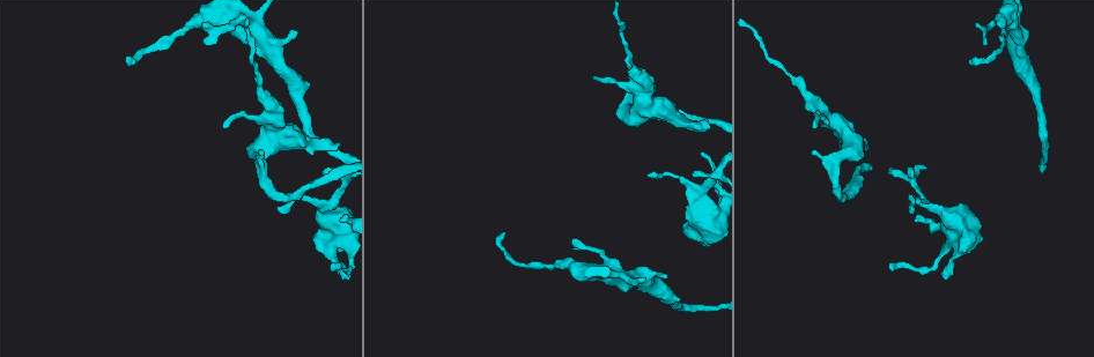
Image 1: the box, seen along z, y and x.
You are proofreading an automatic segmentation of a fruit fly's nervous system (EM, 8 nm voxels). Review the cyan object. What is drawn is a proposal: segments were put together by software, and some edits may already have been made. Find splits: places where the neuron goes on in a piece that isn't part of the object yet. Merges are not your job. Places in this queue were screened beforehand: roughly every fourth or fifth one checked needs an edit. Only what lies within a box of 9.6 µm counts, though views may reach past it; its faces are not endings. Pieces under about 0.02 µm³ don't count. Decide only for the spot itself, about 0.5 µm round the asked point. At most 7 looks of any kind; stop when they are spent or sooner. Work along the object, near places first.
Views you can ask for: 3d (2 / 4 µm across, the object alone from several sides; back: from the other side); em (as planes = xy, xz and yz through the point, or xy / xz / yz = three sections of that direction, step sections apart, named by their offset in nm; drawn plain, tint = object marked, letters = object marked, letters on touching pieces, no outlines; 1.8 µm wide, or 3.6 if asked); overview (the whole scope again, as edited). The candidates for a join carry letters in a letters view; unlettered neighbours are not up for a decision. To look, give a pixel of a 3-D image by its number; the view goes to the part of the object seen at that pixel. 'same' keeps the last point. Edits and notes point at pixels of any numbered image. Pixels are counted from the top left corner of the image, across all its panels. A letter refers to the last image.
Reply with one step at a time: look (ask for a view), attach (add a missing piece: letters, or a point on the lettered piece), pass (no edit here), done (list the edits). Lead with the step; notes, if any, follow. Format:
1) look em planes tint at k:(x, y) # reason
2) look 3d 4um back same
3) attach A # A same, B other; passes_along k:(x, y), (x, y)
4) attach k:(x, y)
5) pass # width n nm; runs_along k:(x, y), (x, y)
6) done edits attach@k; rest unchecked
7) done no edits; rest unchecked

look em planes letters at 1:(865, 143) # branch stops here

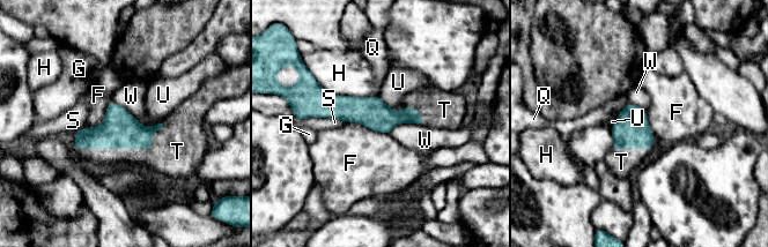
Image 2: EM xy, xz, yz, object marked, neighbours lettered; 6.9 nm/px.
attach T # width 220 nm; longest_contact T 650 nm; F other, G other, H other, Q other, S other, T same, U other, W other; the neuron continues

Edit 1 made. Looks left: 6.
look overview

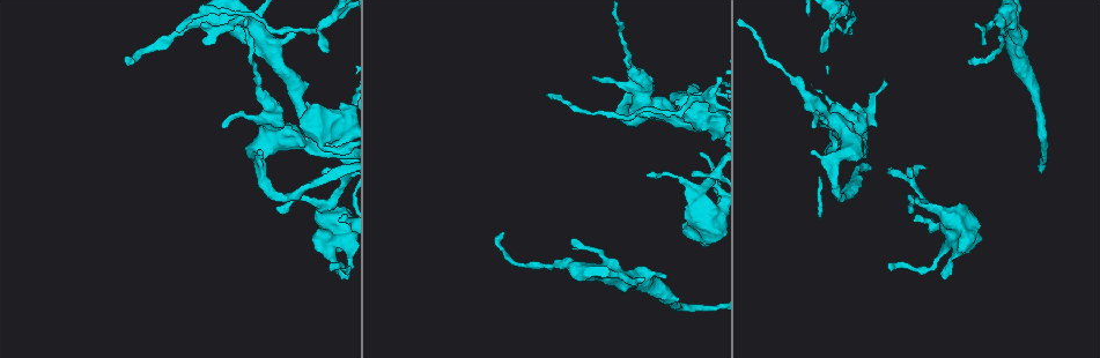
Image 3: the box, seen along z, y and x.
look em yz step 16 letters at 3:(933, 206) # arms part here

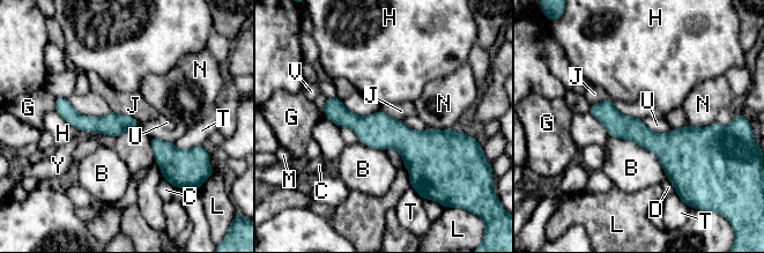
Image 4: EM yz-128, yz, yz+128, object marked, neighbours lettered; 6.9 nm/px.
pass # B other, C other, D other, G other, H other, J other, L other, M other, N other, T other, U other, V other, Y other; none of them fits

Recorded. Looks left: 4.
look em planes plain at 3:(594, 77) # an open end

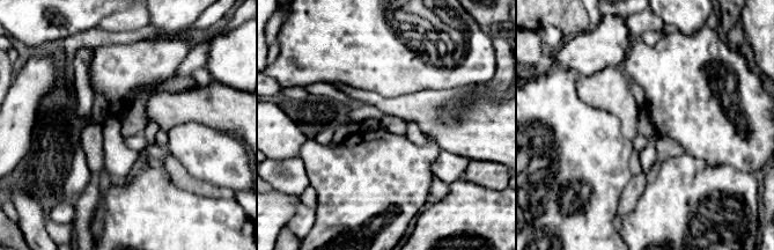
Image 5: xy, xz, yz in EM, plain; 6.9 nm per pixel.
look em planes letters same # see the neighbours

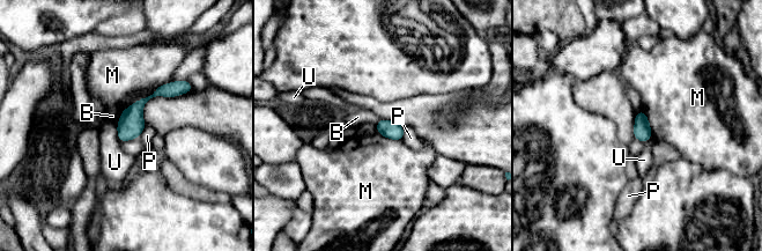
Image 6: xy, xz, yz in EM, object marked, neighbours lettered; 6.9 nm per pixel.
pass # width 120 nm; B other, M other, P other, U other; border 6:(121, 113), (117, 125); no lettered piece goes on from it

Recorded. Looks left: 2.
done edits attach@2; rest unchecked

